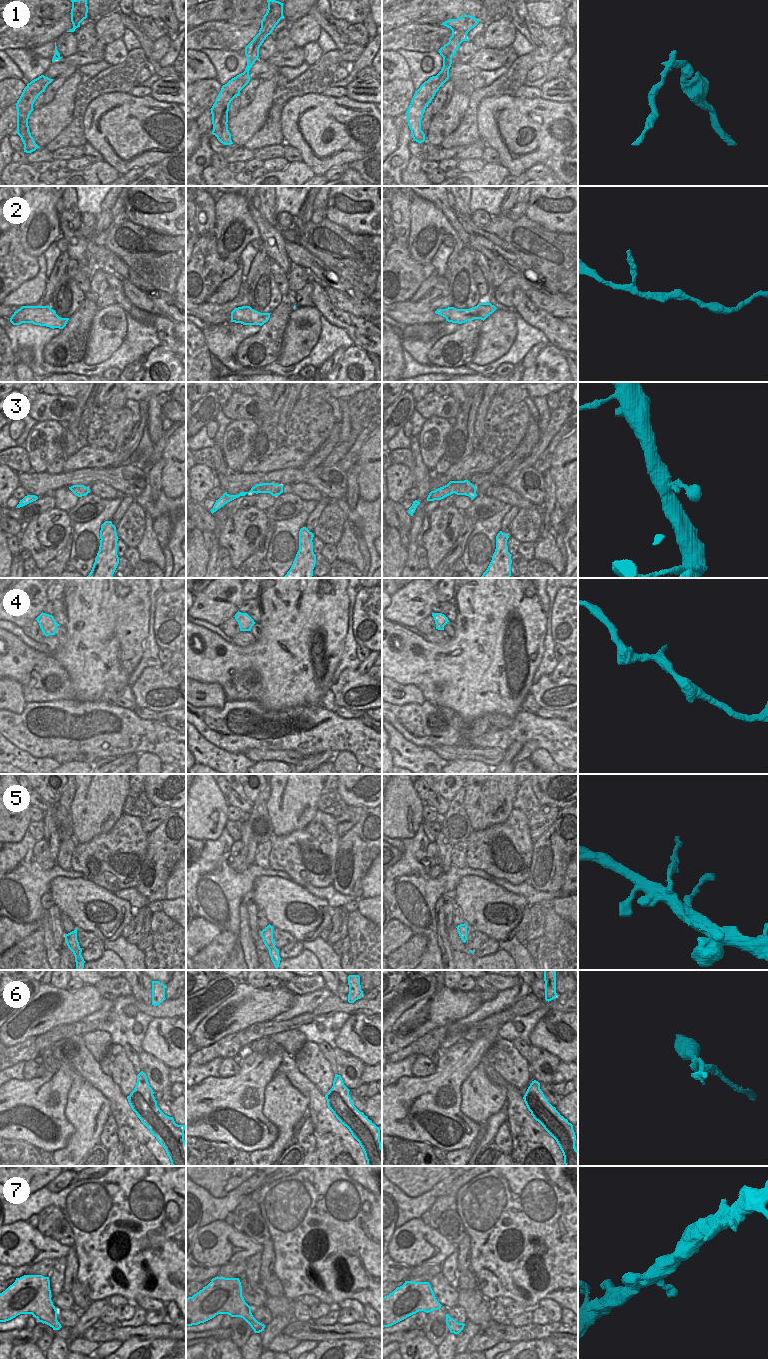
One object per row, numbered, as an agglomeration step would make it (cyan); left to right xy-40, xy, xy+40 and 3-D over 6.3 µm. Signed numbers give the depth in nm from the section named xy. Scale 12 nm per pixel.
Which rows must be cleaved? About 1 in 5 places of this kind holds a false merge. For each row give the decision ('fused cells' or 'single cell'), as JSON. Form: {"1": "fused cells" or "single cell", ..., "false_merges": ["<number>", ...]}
{"1": "fused cells", "2": "single cell", "3": "single cell", "4": "single cell", "5": "fused cells", "6": "fused cells", "7": "single cell", "false_merges": ["1", "5", "6"]}

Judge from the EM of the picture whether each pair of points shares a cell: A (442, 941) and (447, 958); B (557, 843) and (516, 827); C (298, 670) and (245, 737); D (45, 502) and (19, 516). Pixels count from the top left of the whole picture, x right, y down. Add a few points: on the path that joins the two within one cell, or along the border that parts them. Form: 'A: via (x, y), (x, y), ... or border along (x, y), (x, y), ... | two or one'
A: via (444, 945), (446, 954) | one
B: border along (534, 841), (530, 864) | two
C: border along (255, 699), (269, 710), (289, 708) | two
D: via (38, 504), (31, 508), (26, 517) | one

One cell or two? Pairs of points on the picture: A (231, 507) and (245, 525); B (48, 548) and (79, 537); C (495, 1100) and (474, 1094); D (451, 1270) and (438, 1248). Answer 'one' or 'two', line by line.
A: two
B: two
C: one
D: two

